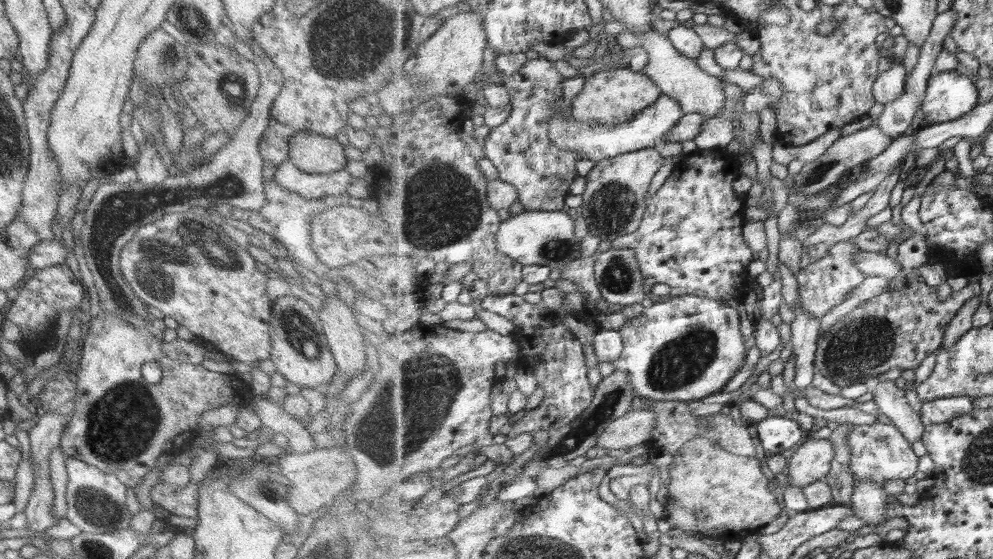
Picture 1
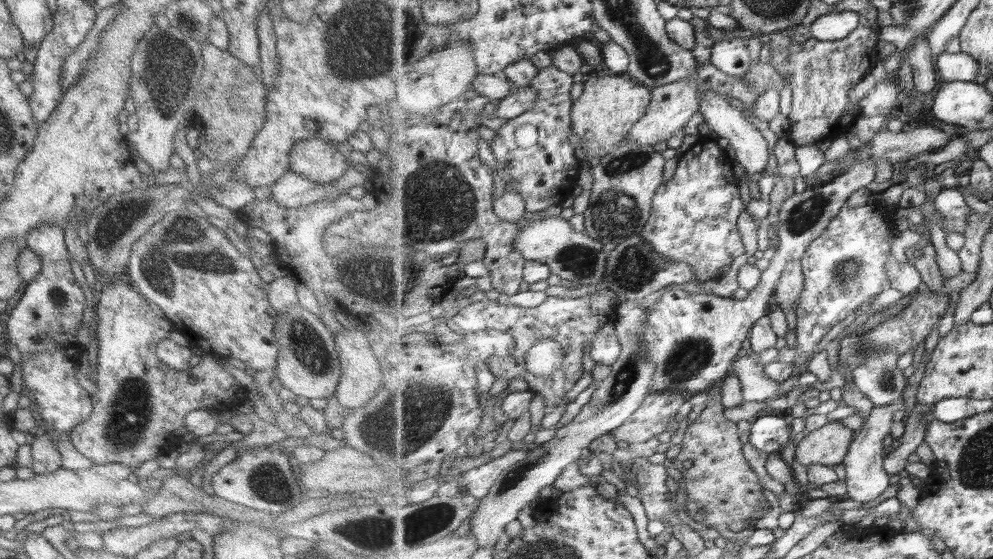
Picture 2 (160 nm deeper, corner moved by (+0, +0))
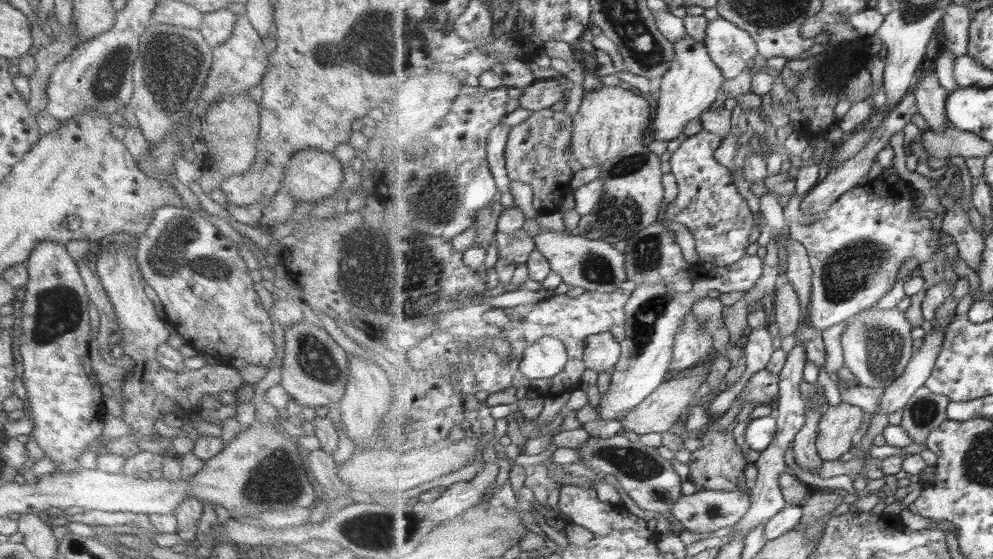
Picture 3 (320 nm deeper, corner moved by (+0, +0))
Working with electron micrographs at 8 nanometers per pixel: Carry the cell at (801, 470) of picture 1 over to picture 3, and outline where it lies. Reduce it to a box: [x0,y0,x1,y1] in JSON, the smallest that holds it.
[816,403,865,461]

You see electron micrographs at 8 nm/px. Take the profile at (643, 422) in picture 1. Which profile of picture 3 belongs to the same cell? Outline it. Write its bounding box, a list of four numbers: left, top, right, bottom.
[620,359,712,436]

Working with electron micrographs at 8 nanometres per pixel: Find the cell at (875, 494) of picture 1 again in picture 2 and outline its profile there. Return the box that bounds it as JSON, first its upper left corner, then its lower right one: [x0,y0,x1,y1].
[844,395,905,507]

